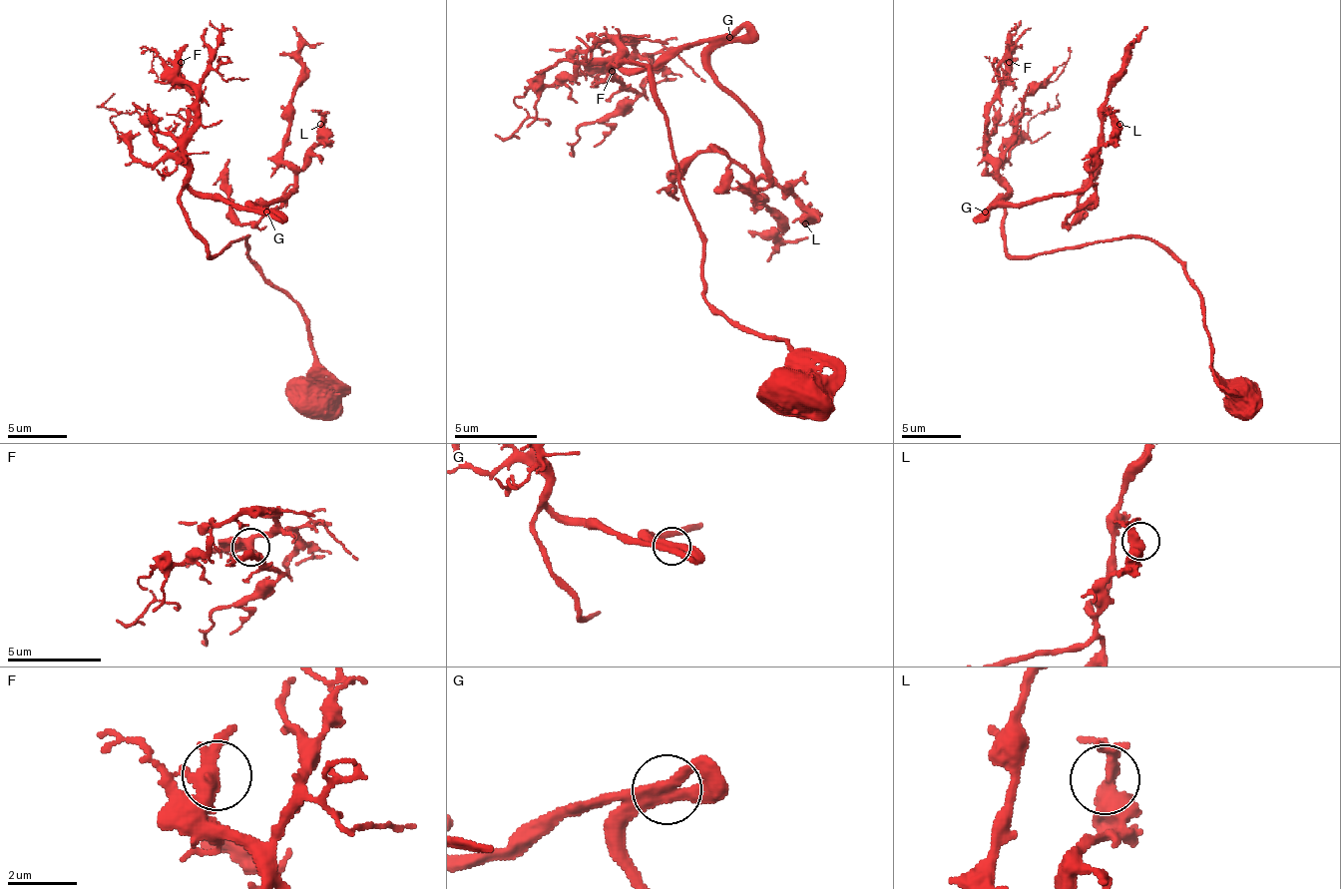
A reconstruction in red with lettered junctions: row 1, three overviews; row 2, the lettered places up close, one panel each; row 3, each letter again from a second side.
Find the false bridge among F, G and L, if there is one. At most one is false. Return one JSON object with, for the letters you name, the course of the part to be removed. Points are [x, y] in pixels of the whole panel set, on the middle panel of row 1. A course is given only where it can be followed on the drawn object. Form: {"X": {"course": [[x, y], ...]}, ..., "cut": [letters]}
{"cut": []}

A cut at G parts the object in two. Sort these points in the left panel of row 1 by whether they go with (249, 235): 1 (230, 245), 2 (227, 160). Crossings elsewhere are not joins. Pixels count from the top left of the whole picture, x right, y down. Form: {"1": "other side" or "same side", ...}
{"1": "same side", "2": "other side"}

